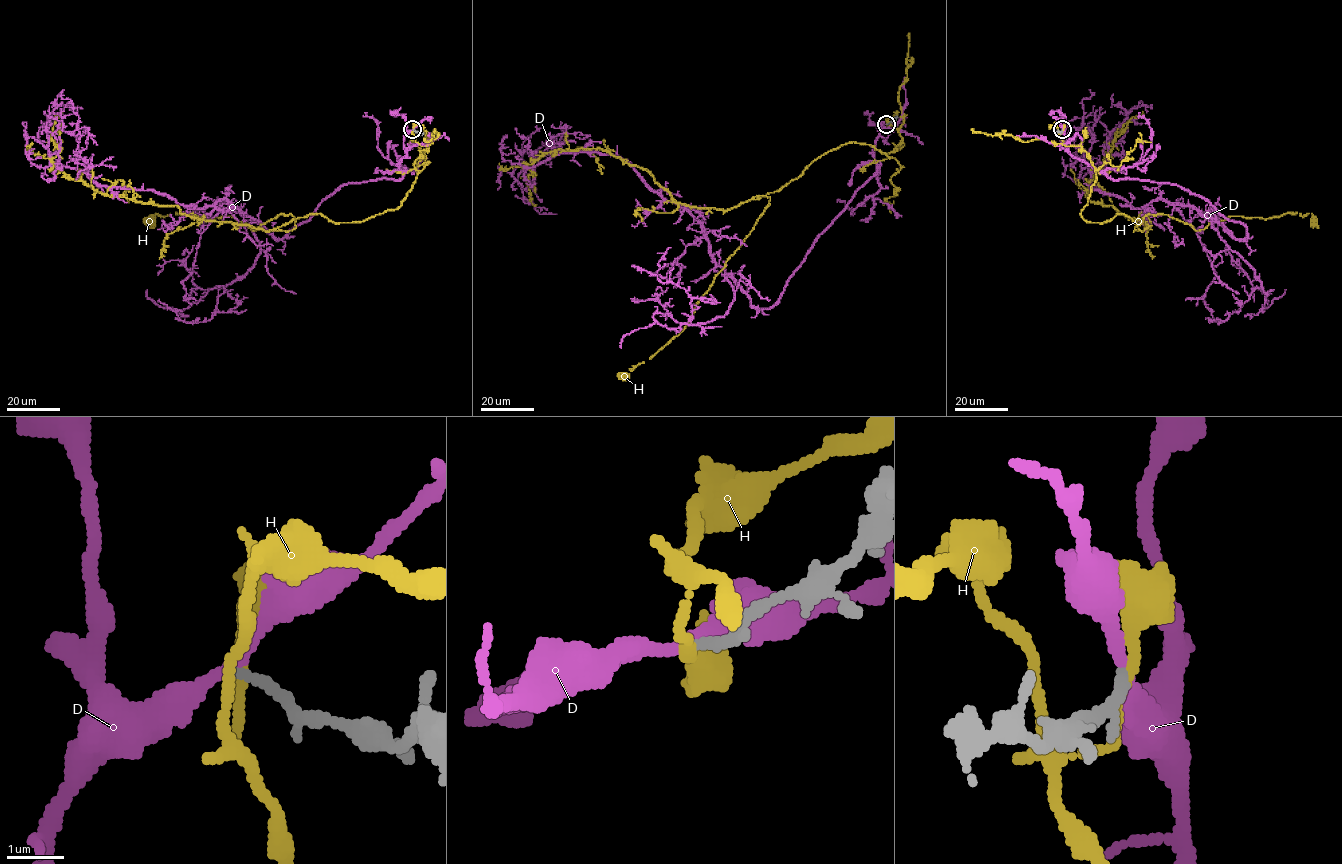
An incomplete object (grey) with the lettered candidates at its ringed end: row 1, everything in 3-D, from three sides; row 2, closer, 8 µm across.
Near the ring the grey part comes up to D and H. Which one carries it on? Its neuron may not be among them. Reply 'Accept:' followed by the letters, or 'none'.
Accept: none

